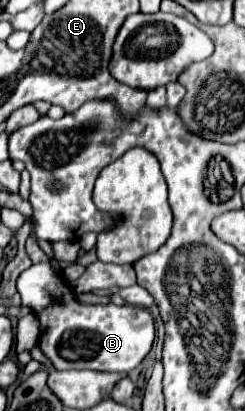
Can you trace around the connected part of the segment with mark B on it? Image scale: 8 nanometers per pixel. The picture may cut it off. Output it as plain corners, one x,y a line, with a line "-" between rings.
37,263
25,269
16,281
23,305
29,305
41,321
39,345
55,369
93,369
93,371
133,371
151,351
155,339
153,317
147,309
135,305
97,303
81,305
69,285
53,271
49,263

